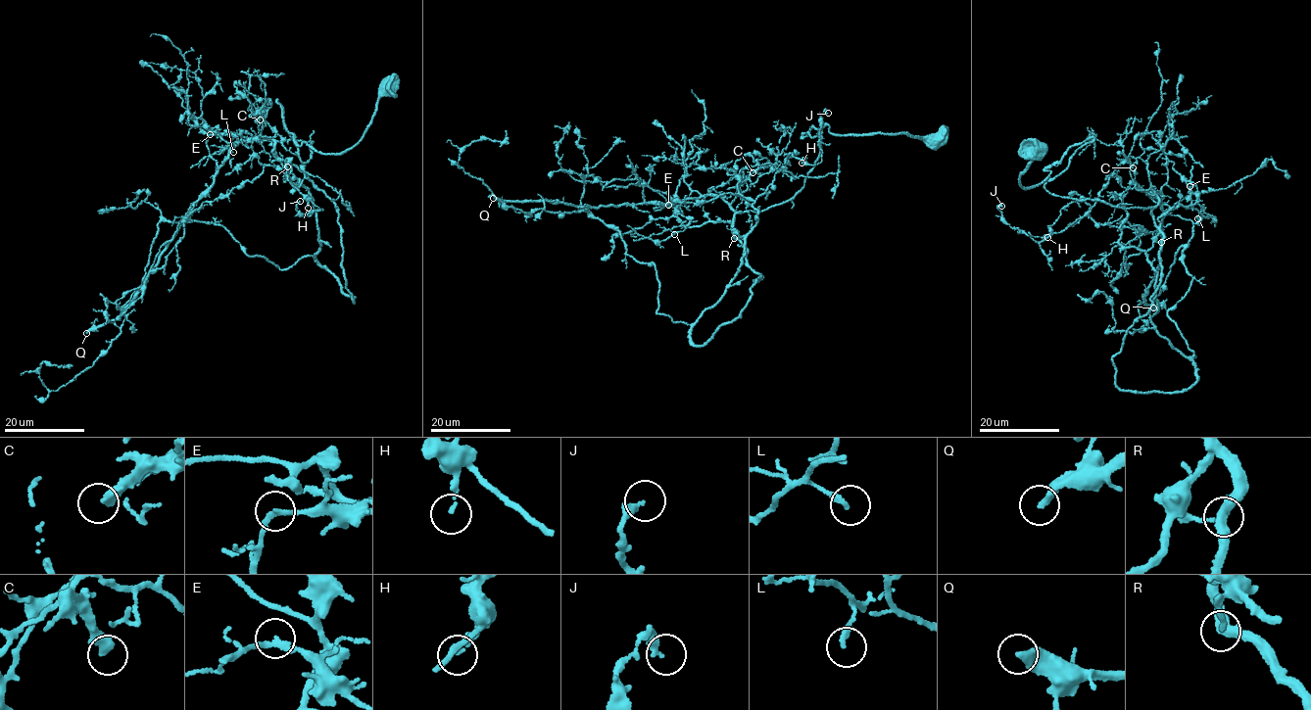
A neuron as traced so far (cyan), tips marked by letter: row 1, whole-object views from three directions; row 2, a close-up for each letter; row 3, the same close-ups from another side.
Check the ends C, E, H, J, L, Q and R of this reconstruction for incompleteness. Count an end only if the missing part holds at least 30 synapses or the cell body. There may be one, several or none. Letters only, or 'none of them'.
Q

